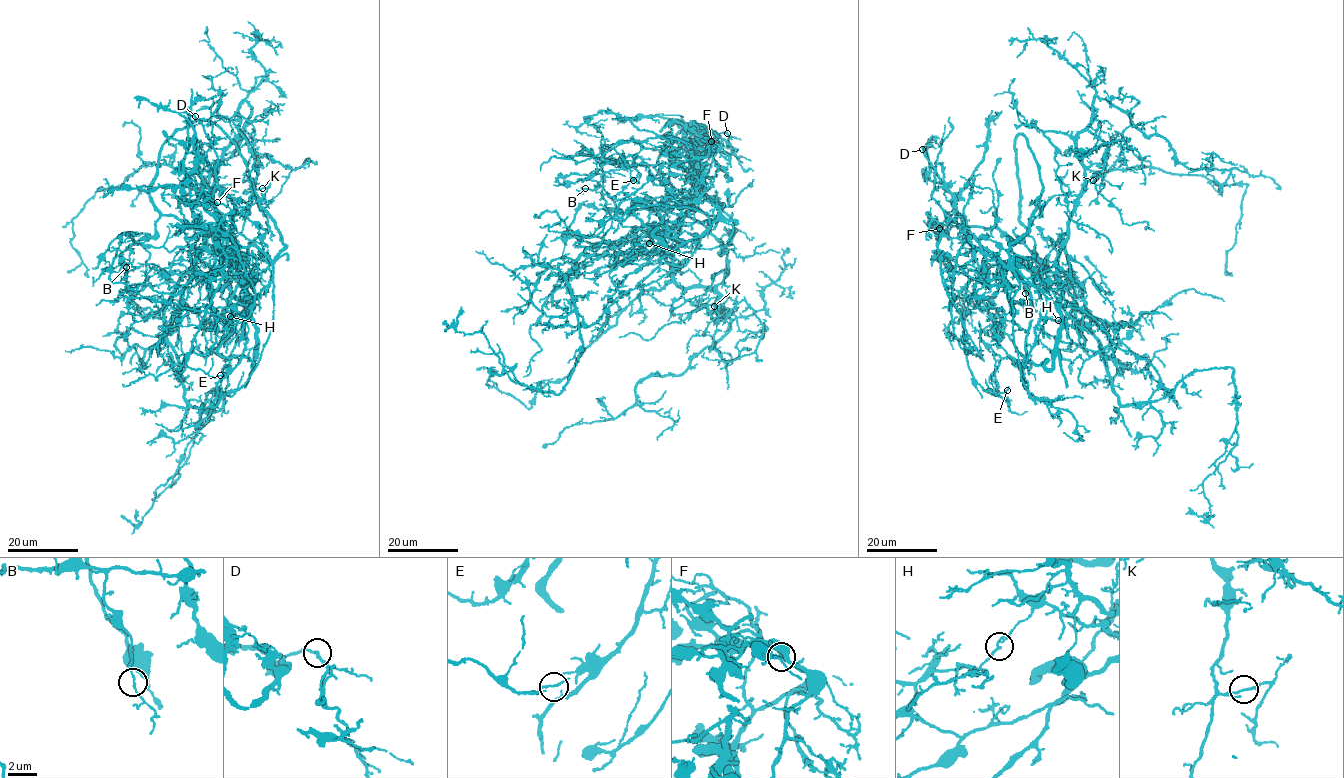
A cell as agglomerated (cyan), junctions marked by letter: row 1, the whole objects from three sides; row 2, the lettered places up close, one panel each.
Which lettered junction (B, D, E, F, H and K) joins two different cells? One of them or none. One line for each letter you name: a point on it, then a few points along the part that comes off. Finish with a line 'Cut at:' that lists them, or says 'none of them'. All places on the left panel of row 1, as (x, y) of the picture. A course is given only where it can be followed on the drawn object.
H: place (230, 316); course (230, 316), (271, 279), (271, 260), (198, 201), (179, 197), (191, 224), (161, 216), (121, 253), (138, 287)
Cut at: H

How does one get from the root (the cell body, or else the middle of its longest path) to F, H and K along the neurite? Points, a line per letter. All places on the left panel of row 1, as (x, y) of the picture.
F: (186, 271), (210, 236), (215, 236), (218, 243), (220, 266), (237, 252), (229, 216), (230, 209), (217, 202)
H: (186, 271), (181, 276), (183, 260), (193, 263), (192, 278), (208, 280), (212, 311), (230, 316)
K: (186, 271), (205, 241), (219, 233), (215, 173), (223, 153), (242, 133), (257, 161), (254, 186), (262, 188)

